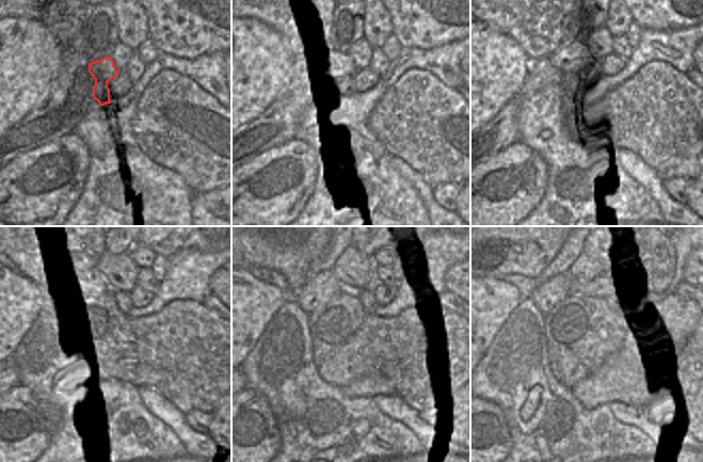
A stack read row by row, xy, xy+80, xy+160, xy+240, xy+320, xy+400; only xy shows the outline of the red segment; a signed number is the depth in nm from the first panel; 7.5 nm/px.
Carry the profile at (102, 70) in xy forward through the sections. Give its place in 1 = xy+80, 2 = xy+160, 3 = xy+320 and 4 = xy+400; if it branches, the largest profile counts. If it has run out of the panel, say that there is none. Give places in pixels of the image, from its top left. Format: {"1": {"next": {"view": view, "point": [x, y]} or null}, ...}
{"1": {"next": {"view": "xy+80", "point": [339, 68]}}, "2": {"next": {"view": "xy+160", "point": [573, 58]}}, "3": {"next": {"view": "xy+320", "point": [319, 289]}}, "4": {"next": {"view": "xy+400", "point": [547, 295]}}}

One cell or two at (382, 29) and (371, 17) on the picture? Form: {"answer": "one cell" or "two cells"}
{"answer": "one cell"}

